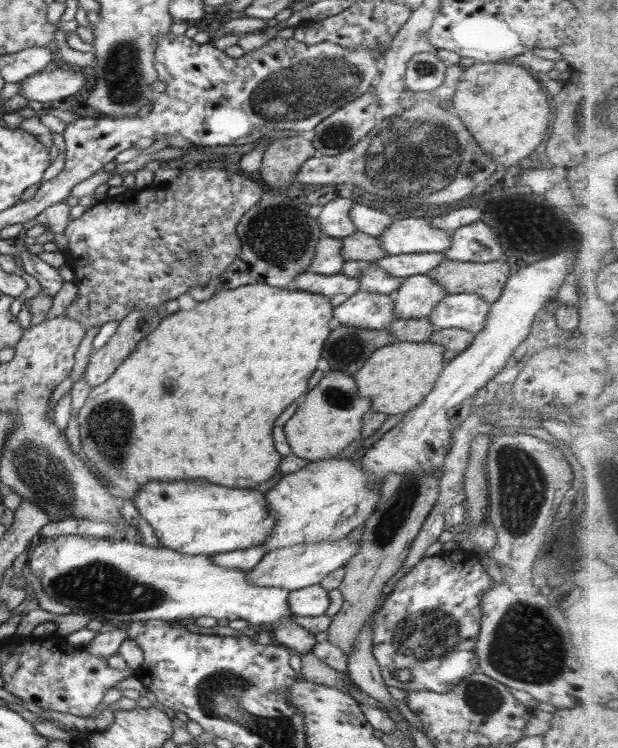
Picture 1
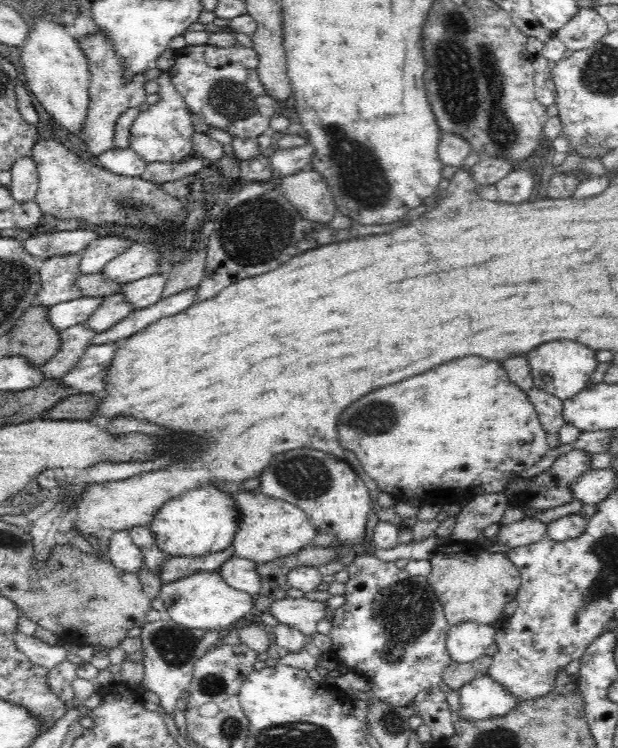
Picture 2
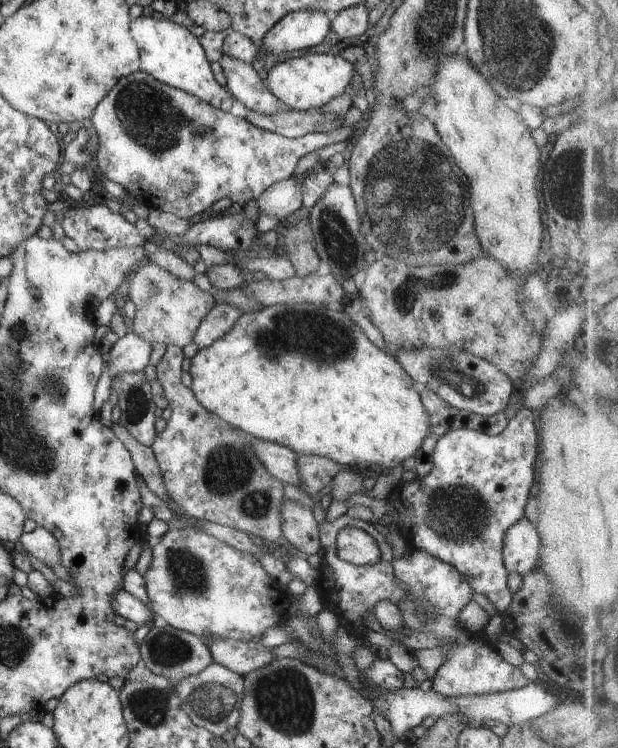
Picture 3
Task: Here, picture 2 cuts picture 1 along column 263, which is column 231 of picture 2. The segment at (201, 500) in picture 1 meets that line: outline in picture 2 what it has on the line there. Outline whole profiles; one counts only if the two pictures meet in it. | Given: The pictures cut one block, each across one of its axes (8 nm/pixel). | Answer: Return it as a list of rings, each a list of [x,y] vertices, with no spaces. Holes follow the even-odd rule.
[[[202,486],[184,492],[174,500],[168,500],[154,514],[149,527],[155,536],[155,546],[165,555],[199,557],[230,547],[239,529],[239,518],[232,493],[222,492],[212,486]]]

